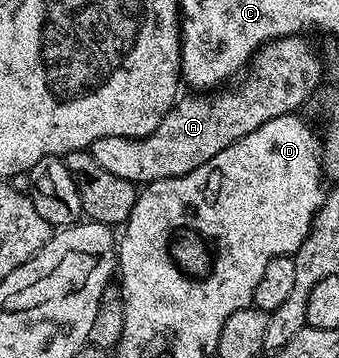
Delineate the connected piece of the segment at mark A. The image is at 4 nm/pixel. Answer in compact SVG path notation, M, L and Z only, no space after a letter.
M294 36L266 42L250 58L247 69L236 84L212 92L190 93L190 98L182 97L165 113L159 128L147 137L96 138L87 148L89 154L95 156L107 172L123 176L123 180L134 184L183 176L199 168L199 164L207 164L211 156L223 152L223 148L247 136L247 132L255 132L255 128L267 124L267 120L300 111L300 106L320 88L321 54L307 39Z

